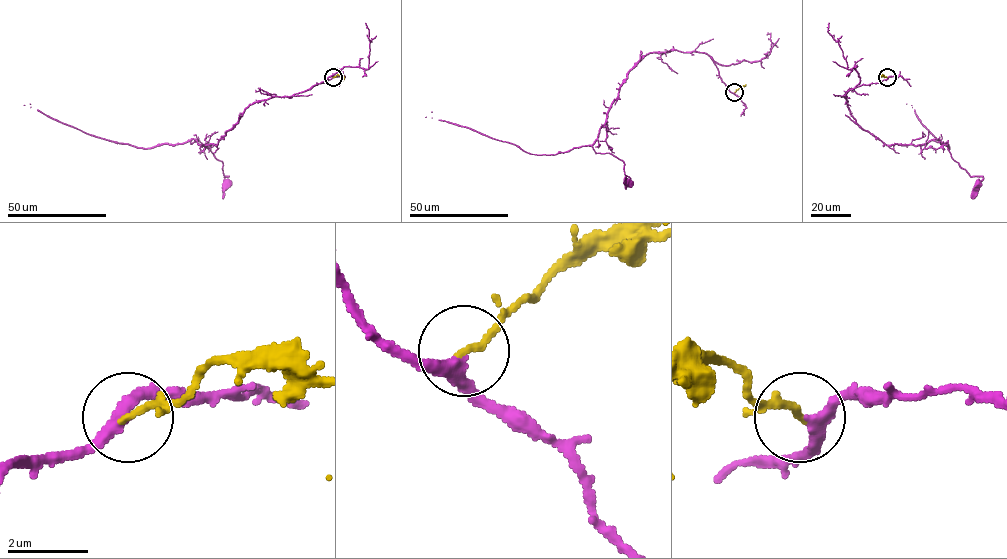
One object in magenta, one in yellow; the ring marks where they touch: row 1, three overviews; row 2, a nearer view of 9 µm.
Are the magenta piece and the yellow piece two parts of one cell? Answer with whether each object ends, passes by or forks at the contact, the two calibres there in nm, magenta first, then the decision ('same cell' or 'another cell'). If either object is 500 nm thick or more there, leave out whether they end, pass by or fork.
magenta passes by; yellow ends there; 300 nm thick on the magenta side, 160 nm on the other; same cell

